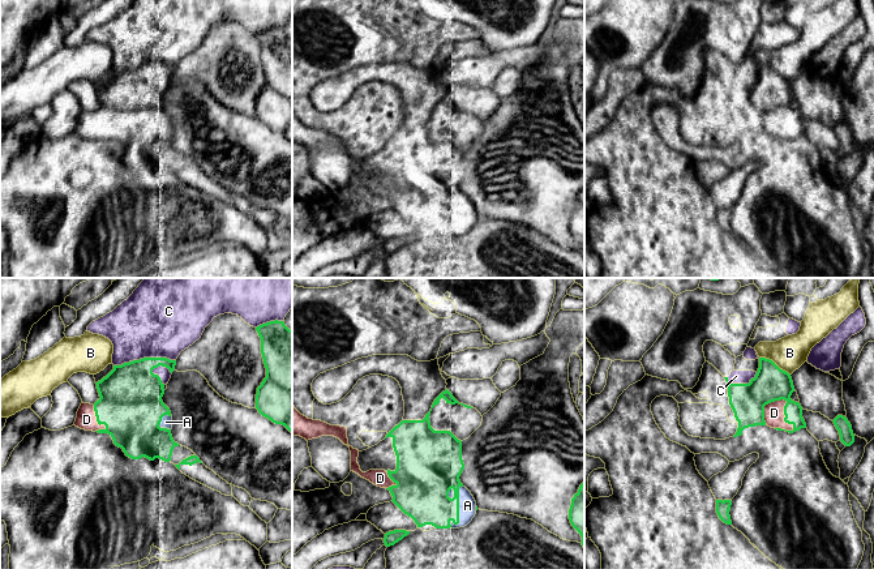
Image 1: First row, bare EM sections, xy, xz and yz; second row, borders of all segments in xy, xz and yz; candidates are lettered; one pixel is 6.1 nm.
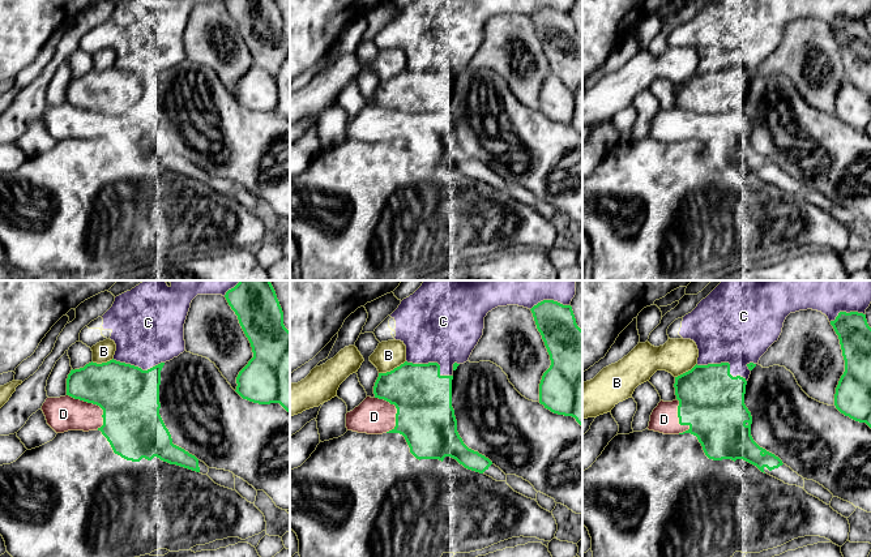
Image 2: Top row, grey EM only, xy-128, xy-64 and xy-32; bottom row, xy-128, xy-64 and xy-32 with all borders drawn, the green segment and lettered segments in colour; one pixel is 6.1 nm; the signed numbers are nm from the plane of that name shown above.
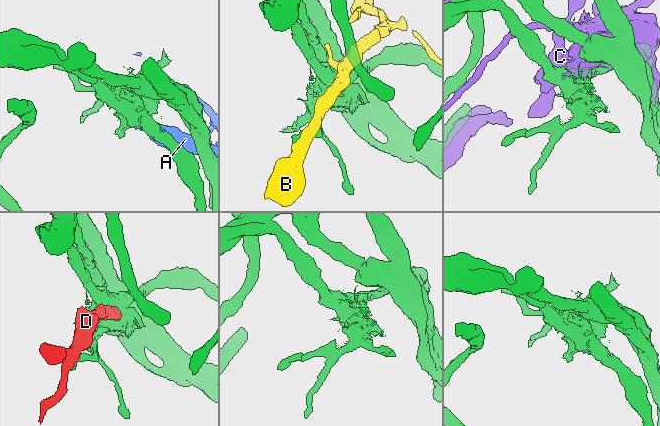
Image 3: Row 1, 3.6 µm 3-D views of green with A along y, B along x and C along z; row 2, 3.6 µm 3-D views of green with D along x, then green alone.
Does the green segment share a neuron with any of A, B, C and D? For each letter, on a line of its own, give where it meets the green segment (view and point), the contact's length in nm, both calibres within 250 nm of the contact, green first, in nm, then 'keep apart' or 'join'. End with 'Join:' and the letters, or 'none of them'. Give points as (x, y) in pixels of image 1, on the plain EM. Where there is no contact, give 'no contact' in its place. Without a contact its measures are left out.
A: meets green in xz at (458, 215); contact 260 nm long; 340 nm thick on the green side, 110 nm on the other; keep apart
B: meets green in yz at (774, 71); contact 220 nm long; 220 nm thick on the green side, 200 nm on the other; keep apart
C: meets green in xy at (144, 65); contact 380 nm long; 380 nm thick on the green side, 400 nm on the other; keep apart
D: meets green in yz at (784, 115); contact 240 nm long; 220 nm thick on the green side, 130 nm on the other; join
Join: D

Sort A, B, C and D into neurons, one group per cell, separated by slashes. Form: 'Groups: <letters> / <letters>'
Groups: A / B / C / D

